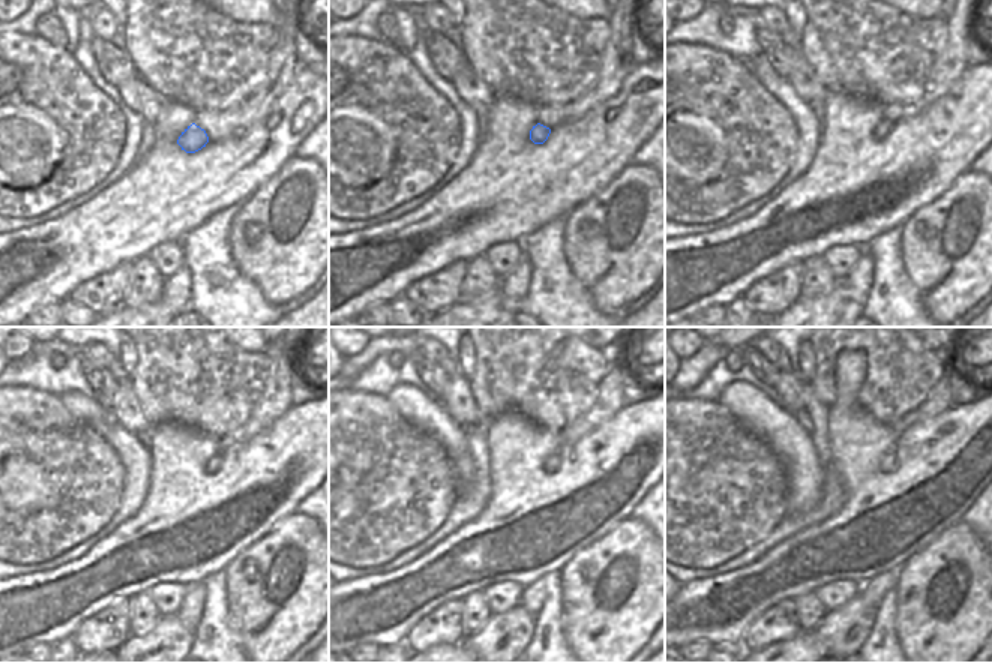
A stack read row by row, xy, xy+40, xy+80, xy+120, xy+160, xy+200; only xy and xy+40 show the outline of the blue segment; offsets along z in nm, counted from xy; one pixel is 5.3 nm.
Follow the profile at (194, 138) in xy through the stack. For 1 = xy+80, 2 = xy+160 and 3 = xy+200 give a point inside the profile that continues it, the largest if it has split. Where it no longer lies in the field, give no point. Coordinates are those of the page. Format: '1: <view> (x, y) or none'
1: xy+80 (883, 128)
2: xy+160 (553, 462)
3: xy+200 (887, 465)

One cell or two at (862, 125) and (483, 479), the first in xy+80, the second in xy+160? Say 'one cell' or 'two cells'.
two cells

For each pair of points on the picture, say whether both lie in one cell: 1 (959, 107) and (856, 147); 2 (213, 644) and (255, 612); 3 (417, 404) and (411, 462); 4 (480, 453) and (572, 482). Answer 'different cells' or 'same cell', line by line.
1: same cell
2: different cells
3: different cells
4: different cells

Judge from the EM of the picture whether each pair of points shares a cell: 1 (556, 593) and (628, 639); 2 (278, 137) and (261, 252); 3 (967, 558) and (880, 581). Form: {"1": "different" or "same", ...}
{"1": "different", "2": "different", "3": "different"}

